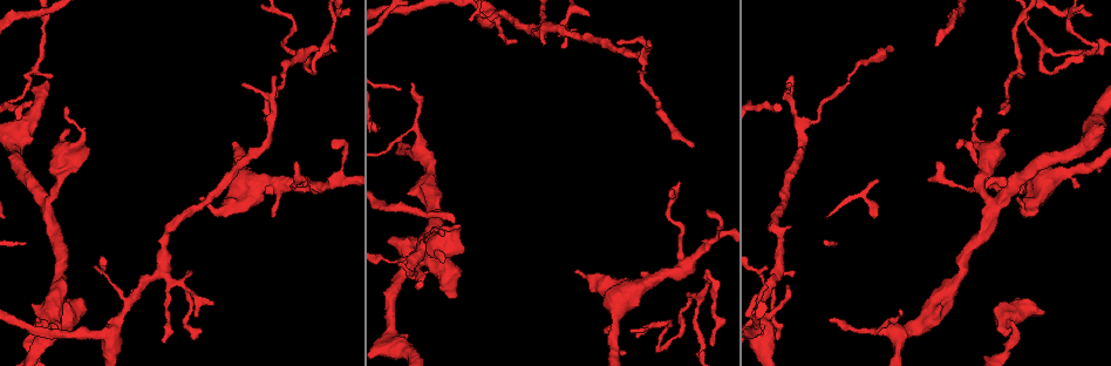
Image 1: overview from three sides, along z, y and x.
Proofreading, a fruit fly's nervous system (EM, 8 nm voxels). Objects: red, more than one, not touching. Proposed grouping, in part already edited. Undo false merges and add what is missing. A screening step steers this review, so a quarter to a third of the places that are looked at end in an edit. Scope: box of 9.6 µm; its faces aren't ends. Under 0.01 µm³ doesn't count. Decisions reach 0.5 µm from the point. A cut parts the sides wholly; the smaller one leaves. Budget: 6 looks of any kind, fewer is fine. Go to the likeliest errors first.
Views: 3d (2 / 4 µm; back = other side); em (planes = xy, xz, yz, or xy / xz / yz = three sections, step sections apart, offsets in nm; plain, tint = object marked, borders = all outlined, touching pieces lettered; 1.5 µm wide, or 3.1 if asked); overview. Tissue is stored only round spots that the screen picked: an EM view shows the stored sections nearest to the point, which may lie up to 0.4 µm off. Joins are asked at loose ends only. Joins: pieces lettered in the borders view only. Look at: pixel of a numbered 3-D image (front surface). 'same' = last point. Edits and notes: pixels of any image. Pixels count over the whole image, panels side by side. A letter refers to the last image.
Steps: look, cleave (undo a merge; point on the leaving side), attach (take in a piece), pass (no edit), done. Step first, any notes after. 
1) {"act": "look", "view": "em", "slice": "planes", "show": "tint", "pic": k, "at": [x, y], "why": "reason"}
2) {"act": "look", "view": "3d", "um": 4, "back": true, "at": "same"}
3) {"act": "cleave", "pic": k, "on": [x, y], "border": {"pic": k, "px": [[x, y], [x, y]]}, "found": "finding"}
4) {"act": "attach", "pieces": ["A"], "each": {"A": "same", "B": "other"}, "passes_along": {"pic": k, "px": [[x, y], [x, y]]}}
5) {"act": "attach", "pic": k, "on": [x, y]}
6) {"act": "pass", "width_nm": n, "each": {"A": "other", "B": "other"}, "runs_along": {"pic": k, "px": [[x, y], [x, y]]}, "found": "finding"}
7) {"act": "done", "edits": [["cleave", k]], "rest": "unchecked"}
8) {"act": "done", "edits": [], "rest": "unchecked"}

{"act": "look", "view": "em", "slice": "yz", "step": 8, "show": "tint", "pic": 1, "at": [271, 216], "why": "an open end"}

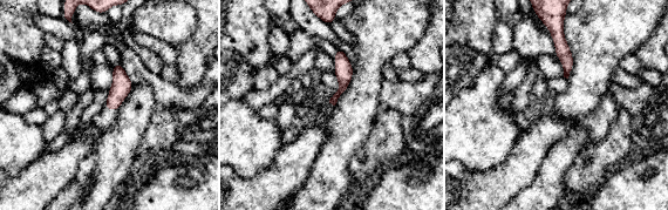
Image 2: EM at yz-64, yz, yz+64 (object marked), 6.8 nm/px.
{"act": "look", "view": "em", "slice": "planes", "show": "borders", "at": "same", "why": "cut it another way"}

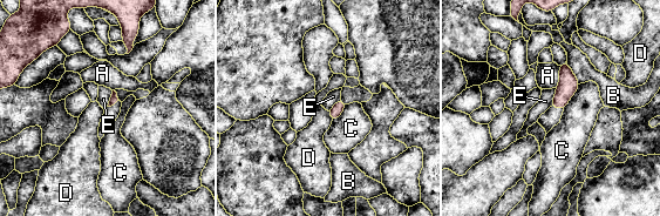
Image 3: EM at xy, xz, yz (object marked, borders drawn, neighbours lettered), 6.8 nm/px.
{"act": "pass", "each": {"A": "other", "B": "other", "C": "other", "D": "other", "E": "other"}, "border": {"pic": 3, "px": [[556, 88], [550, 106]]}, "found": "none of them fits"}

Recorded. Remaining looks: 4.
{"act": "look", "view": "3d", "um": 4, "pic": 1, "at": [481, 17], "why": "sharp bend"}

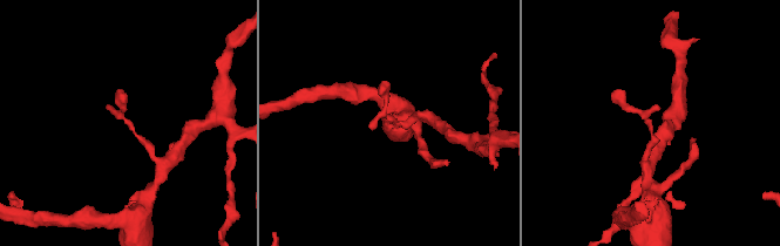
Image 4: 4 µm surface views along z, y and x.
{"act": "look", "view": "em", "slice": "planes", "show": "plain", "pic": 4, "at": [390, 118], "why": "need the tissue"}

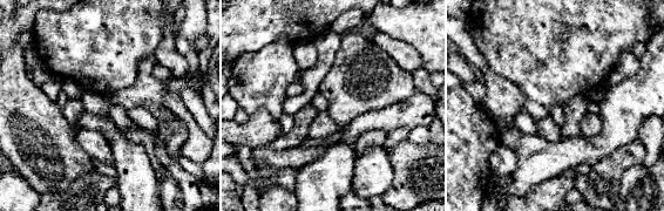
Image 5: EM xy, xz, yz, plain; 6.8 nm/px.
{"act": "look", "view": "em", "slice": "planes", "show": "borders", "at": "same", "why": "see the neighbours"}

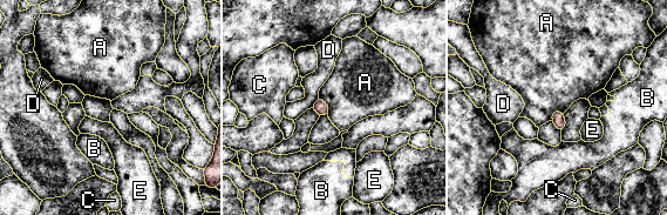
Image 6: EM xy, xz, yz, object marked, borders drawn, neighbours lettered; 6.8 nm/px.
{"act": "pass", "width_nm": 90, "each": {"A": "other", "B": "other", "C": "other", "D": "other", "E": "other"}, "border": {"pic": 6, "px": [[318, 96], [311, 107]]}, "found": "all the same cell"}

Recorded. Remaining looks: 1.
{"act": "done", "edits": [], "rest": "unchecked"}

